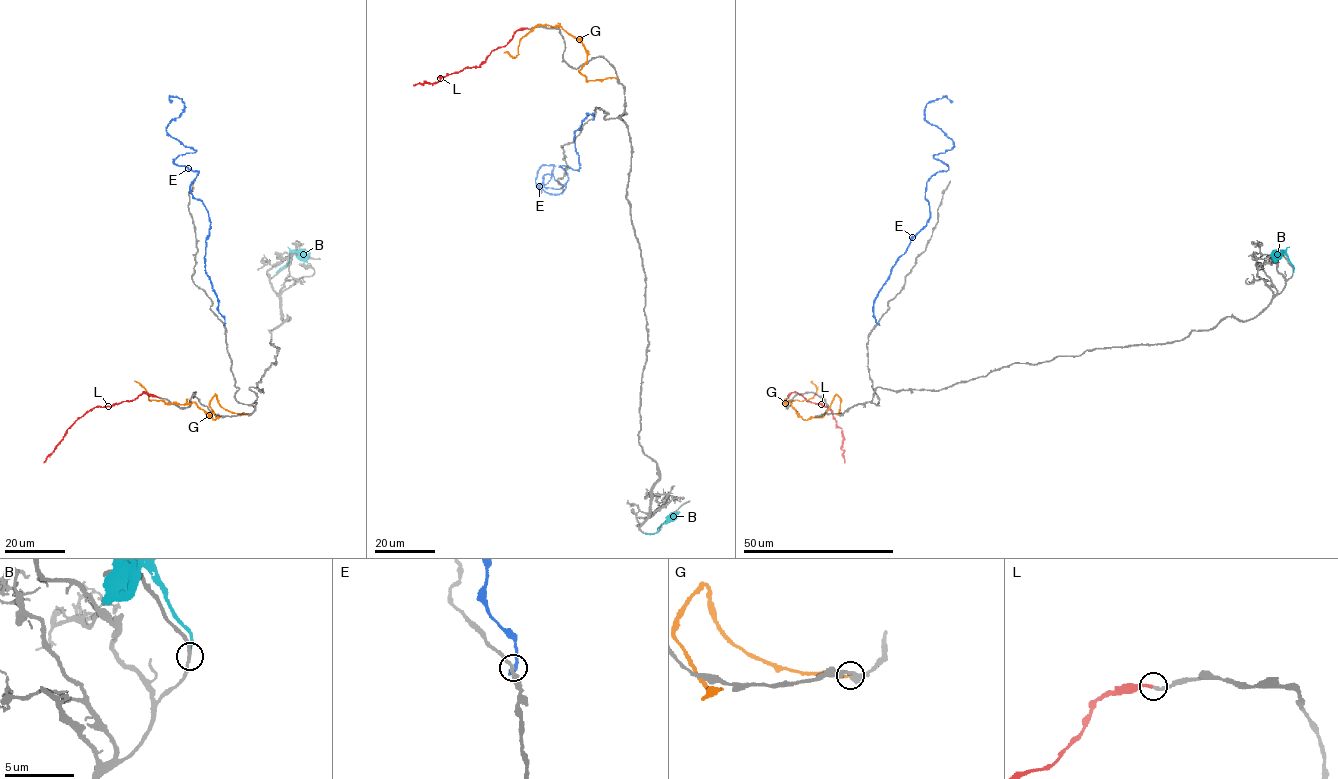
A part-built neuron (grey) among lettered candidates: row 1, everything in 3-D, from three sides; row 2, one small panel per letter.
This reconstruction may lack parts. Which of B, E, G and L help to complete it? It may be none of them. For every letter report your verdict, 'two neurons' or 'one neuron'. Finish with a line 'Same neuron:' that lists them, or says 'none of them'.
B: two neurons
E: two neurons
G: two neurons
L: one neuron
Same neuron: L

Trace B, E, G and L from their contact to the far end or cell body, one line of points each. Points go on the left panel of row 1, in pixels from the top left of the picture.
B: (278, 271), (289, 261), (293, 252), (309, 255)
E: (224, 324), (199, 171), (173, 159), (196, 151), (165, 130), (183, 111), (171, 102)
G: (247, 414), (225, 410), (216, 395), (209, 407), (217, 417), (214, 420), (193, 402), (151, 401), (134, 380)
L: (158, 396), (144, 392), (136, 399), (90, 409), (68, 429), (43, 462)

